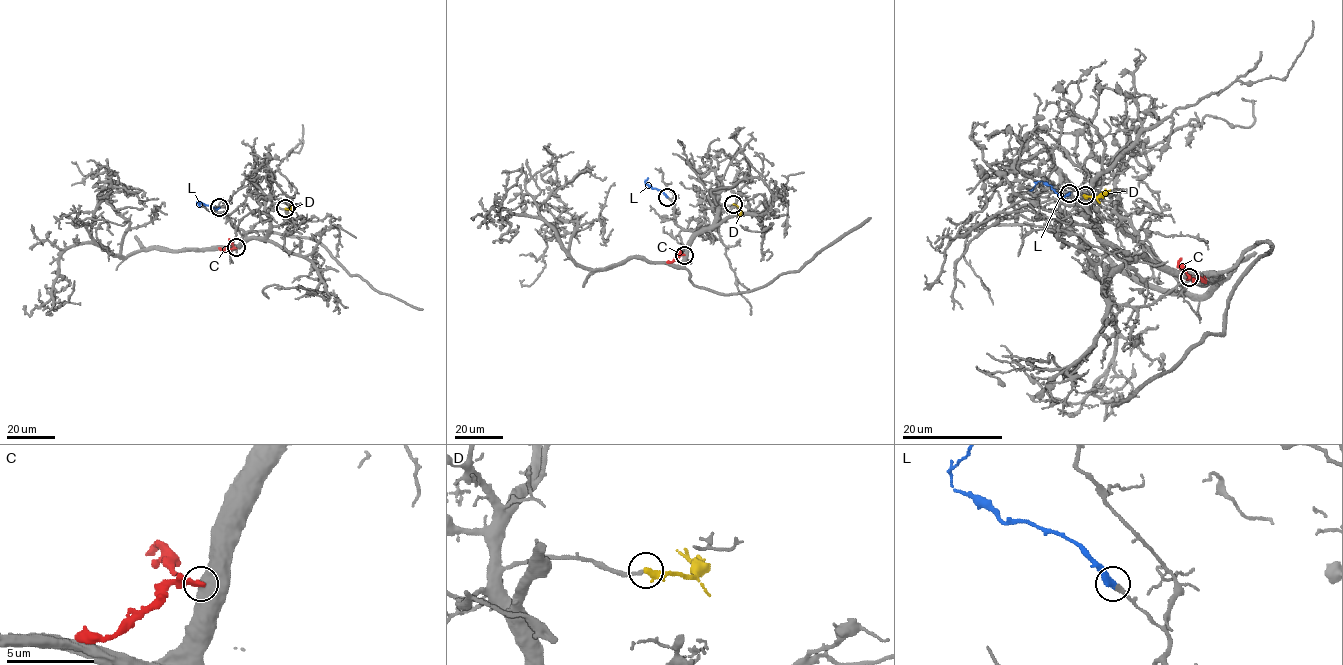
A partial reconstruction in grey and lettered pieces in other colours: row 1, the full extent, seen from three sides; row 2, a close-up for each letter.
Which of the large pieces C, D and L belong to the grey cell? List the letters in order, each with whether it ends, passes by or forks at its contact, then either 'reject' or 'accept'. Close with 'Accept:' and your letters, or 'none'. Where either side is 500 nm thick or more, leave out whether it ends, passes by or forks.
C: reject
D: it ends | accept
L: it ends | accept
Accept: D, L

